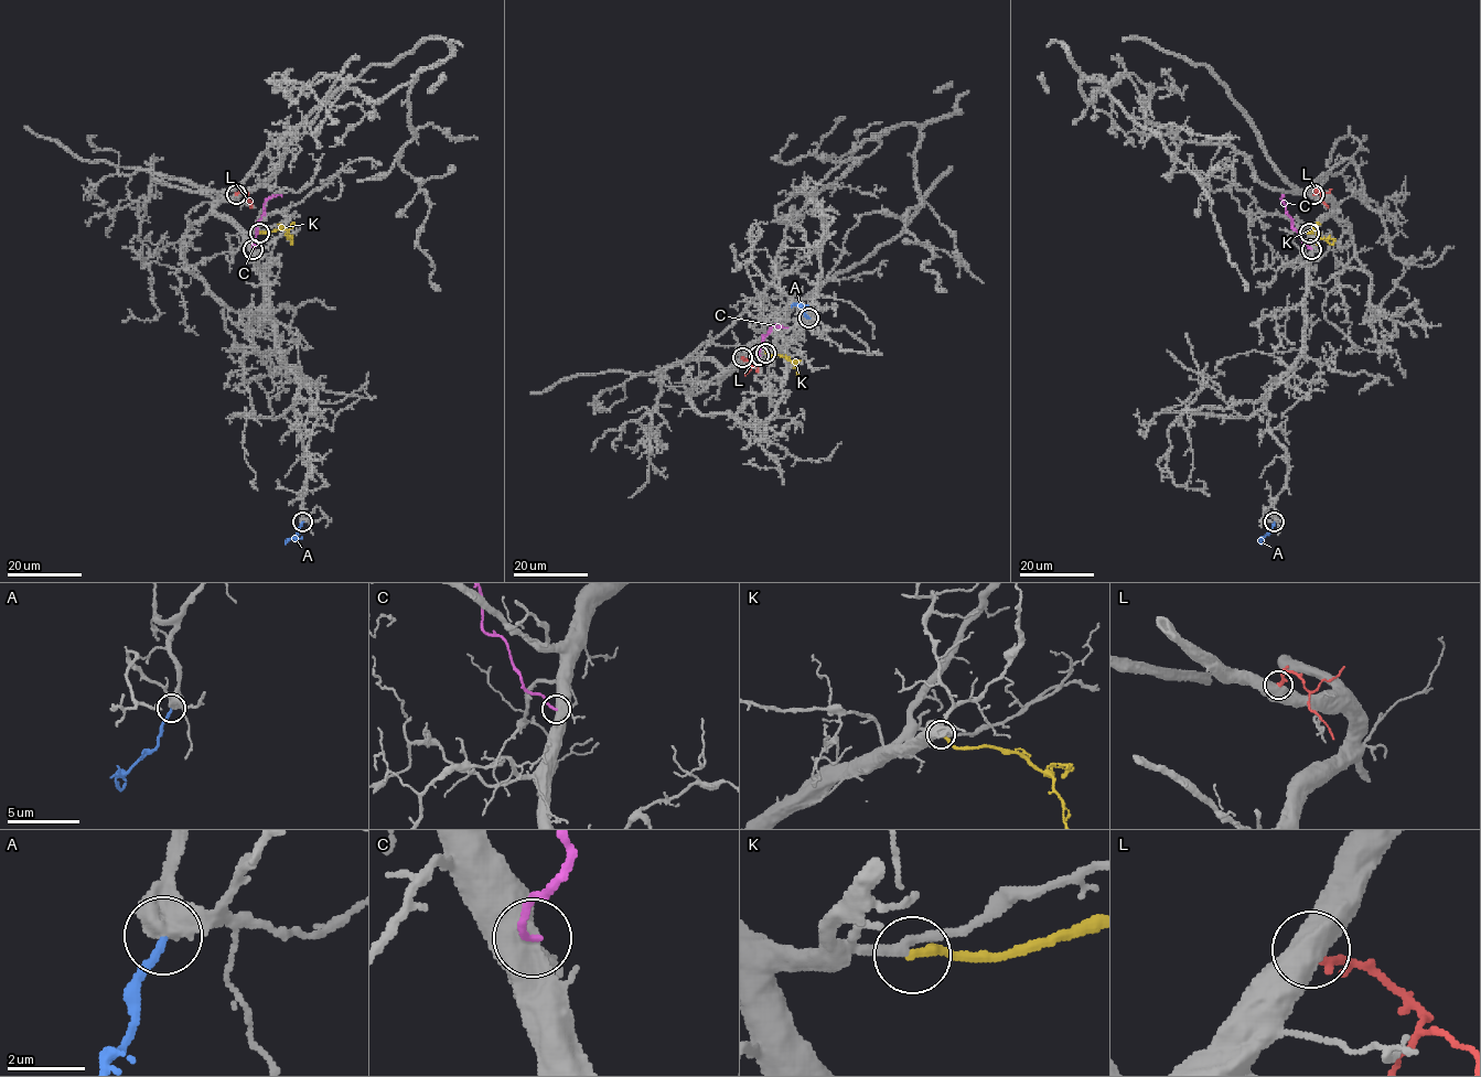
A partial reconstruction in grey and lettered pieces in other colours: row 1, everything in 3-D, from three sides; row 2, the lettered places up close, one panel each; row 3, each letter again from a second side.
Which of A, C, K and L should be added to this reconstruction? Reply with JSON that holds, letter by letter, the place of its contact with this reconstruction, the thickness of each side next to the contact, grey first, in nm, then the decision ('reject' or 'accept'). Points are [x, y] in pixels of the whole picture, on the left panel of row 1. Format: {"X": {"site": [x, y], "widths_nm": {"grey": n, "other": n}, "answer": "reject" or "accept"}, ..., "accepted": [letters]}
{"A": {"site": [302, 521], "widths_nm": {"grey": 500, "other": 190}, "answer": "accept"}, "C": {"site": [253, 249], "widths_nm": {"grey": 600, "other": 170}, "answer": "reject"}, "K": {"site": [259, 233], "widths_nm": {"grey": 240, "other": 220}, "answer": "accept"}, "L": {"site": [236, 194], "widths_nm": {"grey": 550, "other": 300}, "answer": "reject"}, "accepted": ["A", "K"]}

